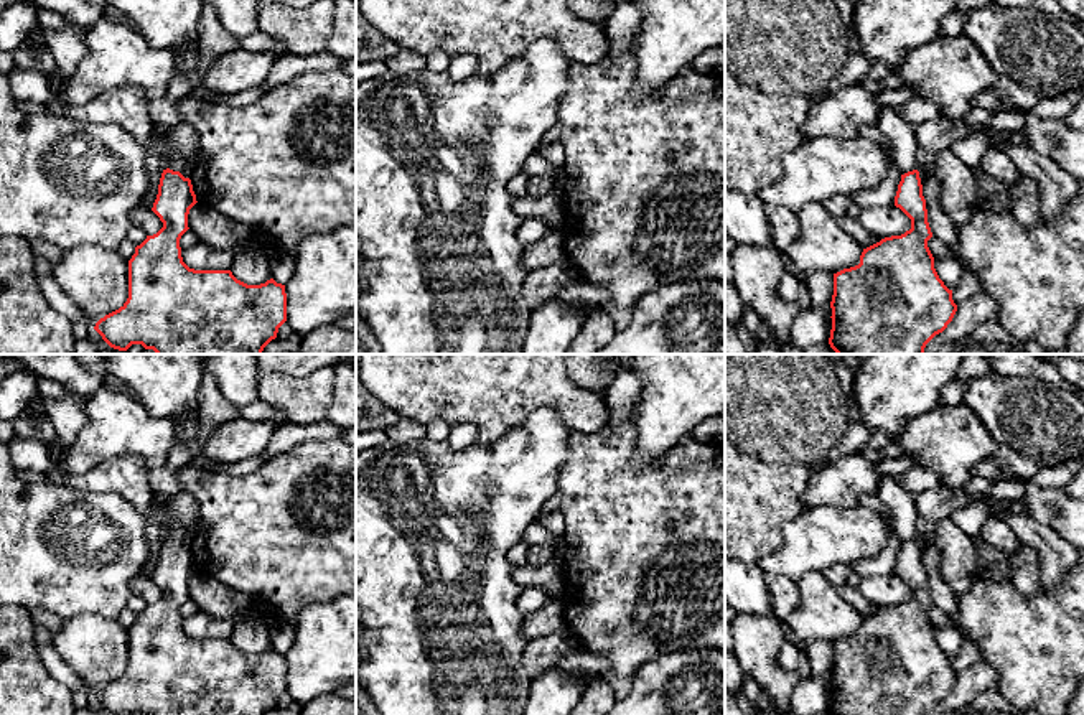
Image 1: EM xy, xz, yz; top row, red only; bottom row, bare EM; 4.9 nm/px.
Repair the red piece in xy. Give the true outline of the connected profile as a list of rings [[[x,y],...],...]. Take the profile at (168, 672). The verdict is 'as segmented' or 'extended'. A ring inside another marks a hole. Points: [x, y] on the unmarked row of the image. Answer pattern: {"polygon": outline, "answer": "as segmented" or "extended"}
{"polygon": [[[175,522],[166,524],[152,577],[163,596],[135,616],[128,629],[128,667],[94,699],[109,715],[267,715],[287,690],[285,654],[273,647],[247,654],[231,639],[194,639],[183,631],[180,608],[189,598],[189,578],[198,572],[191,549],[181,544],[185,532]]], "answer": "extended"}

